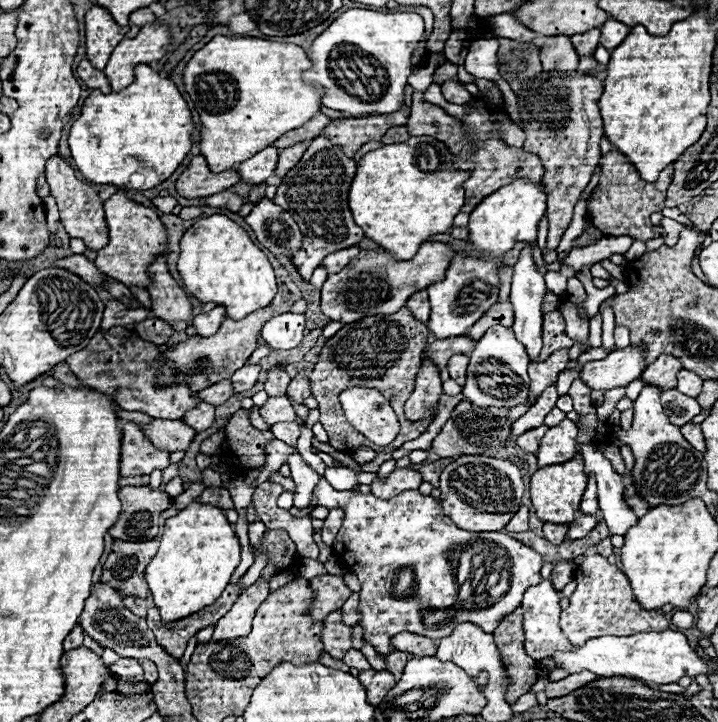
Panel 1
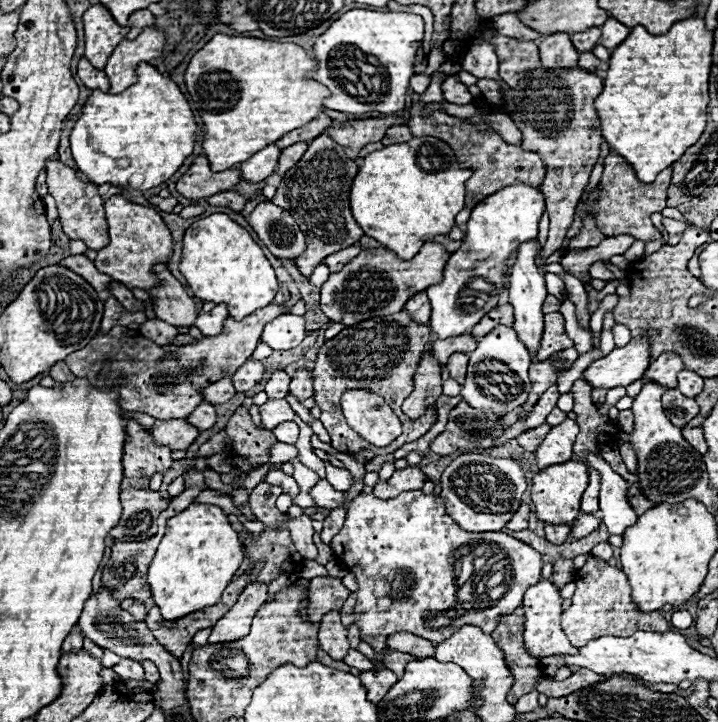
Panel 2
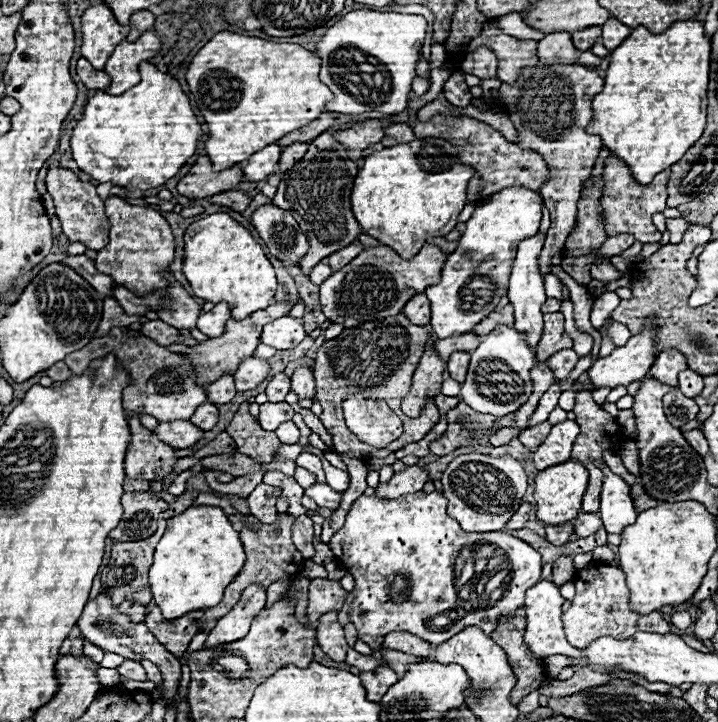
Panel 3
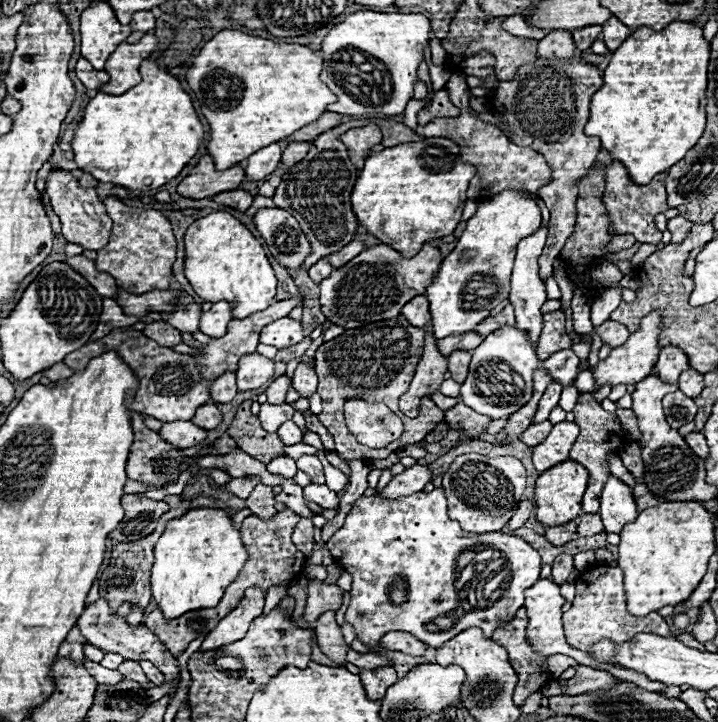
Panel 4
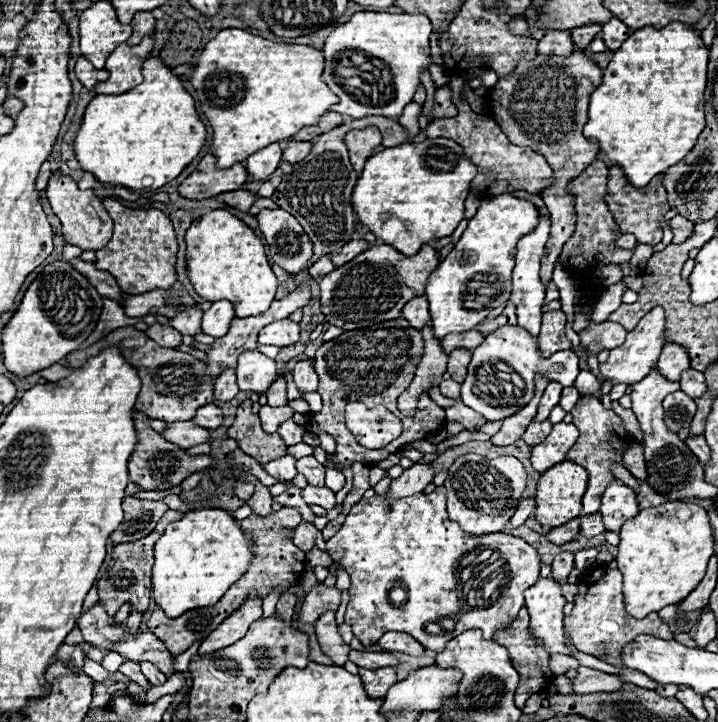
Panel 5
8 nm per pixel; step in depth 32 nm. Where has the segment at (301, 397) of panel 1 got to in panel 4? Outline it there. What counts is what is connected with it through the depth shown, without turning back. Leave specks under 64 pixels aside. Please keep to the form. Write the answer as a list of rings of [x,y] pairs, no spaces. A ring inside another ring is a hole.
[[[306,362],[298,364],[298,368],[294,370],[294,376],[292,376],[292,382],[294,382],[294,388],[300,392],[300,396],[314,394],[316,386],[318,386],[318,378],[314,374],[314,368]]]

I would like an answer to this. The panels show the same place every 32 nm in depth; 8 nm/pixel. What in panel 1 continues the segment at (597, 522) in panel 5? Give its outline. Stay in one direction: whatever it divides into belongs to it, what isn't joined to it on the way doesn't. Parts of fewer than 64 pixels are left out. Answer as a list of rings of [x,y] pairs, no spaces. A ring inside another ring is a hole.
[[[582,514],[580,518],[576,518],[572,524],[570,524],[570,530],[568,530],[568,538],[570,540],[580,540],[584,538],[590,530],[594,530],[598,524],[596,516],[588,516],[588,514]]]

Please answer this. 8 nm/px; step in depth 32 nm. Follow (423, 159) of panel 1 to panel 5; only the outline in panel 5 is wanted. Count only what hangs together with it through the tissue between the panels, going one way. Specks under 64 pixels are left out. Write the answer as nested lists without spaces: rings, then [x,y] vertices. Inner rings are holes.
[[[434,138],[426,142],[400,144],[394,148],[384,148],[382,152],[370,156],[362,170],[362,176],[354,188],[352,204],[360,222],[368,226],[380,240],[398,248],[404,256],[414,256],[426,242],[450,236],[456,226],[464,220],[464,200],[470,190],[470,182],[476,176],[476,166],[464,156],[462,146],[454,140]]]

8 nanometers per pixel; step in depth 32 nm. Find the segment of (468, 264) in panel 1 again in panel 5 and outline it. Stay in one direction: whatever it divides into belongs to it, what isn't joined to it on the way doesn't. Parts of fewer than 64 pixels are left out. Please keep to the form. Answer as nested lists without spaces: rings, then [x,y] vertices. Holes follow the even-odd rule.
[[[504,192],[500,196],[484,198],[468,228],[454,246],[454,250],[440,262],[426,284],[426,298],[430,302],[432,326],[438,338],[452,332],[468,332],[480,324],[494,308],[506,304],[512,292],[512,268],[516,242],[538,224],[538,210],[532,202],[514,198]],[[472,286],[480,288],[472,288]],[[470,292],[470,296],[468,296]],[[482,296],[482,298],[476,298]]]

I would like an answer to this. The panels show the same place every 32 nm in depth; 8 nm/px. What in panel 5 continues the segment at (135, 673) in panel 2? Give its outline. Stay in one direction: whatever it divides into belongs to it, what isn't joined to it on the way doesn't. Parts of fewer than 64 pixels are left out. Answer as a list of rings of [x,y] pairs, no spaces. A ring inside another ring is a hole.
[[[124,662],[122,666],[120,666],[120,672],[124,674],[124,676],[128,676],[132,682],[136,682],[136,684],[140,684],[142,688],[146,688],[146,690],[150,690],[150,682],[146,682],[146,678],[144,678],[144,674],[140,672],[140,664],[136,664],[136,662]]]

